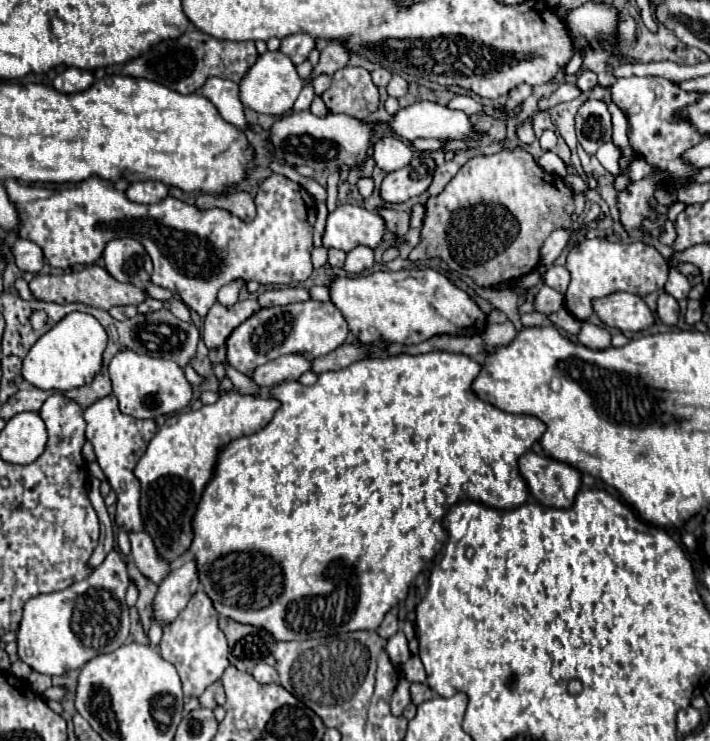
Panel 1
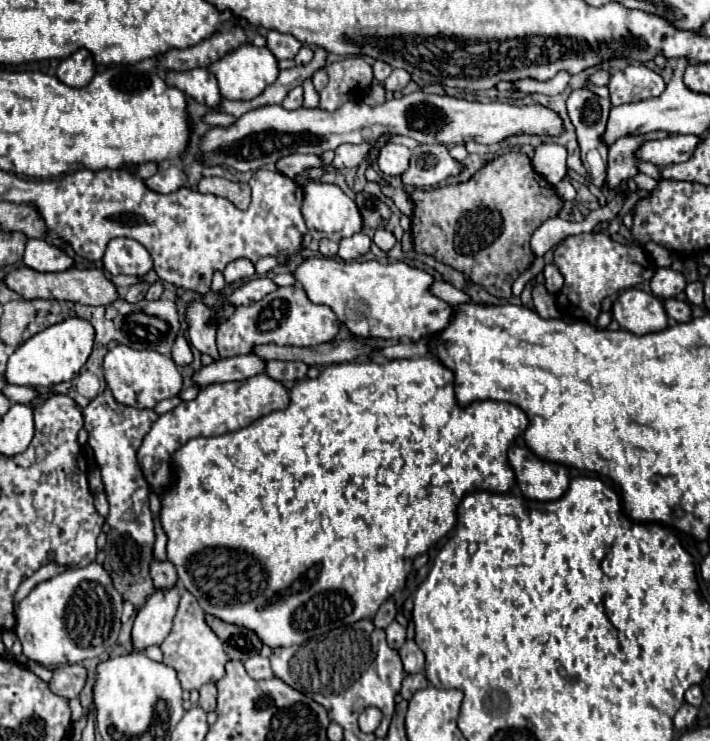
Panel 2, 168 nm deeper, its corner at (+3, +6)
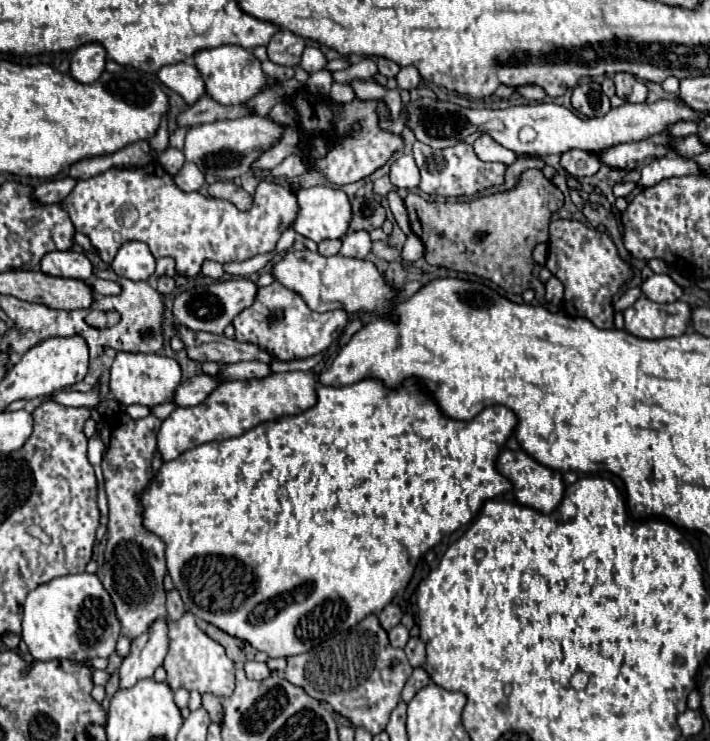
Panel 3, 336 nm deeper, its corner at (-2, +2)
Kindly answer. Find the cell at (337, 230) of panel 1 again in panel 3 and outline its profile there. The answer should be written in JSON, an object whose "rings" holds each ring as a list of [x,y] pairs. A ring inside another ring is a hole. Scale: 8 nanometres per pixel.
{"rings":[[[309,187],[309,189],[295,191],[295,197],[297,197],[299,213],[297,213],[291,227],[299,235],[319,243],[323,239],[341,239],[347,233],[347,227],[349,227],[349,221],[351,221],[351,205],[349,205],[347,195],[341,189],[335,189],[335,187]]]}

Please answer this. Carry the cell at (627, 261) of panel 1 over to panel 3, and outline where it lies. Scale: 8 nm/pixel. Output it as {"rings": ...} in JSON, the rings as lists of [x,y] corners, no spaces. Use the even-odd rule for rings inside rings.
{"rings":[[[553,219],[545,267],[565,285],[561,309],[569,317],[585,317],[599,329],[613,329],[613,297],[629,281],[631,269],[617,255],[617,247],[607,233],[589,229],[575,219]]]}

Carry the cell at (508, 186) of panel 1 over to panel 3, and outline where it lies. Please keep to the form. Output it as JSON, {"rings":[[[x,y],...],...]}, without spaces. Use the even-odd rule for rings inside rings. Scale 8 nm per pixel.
{"rings":[[[527,169],[521,175],[517,187],[511,191],[495,193],[489,197],[479,197],[471,203],[449,203],[449,201],[429,203],[411,191],[405,197],[405,207],[409,213],[411,225],[415,225],[413,233],[425,245],[425,261],[429,265],[473,273],[473,275],[479,275],[483,279],[497,283],[505,291],[523,293],[537,285],[533,277],[535,259],[531,255],[539,243],[545,243],[549,239],[549,221],[551,221],[551,215],[563,207],[563,193],[539,169]]]}

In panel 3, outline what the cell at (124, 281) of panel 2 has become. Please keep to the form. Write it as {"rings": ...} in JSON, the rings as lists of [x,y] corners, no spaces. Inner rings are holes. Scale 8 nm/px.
{"rings":[[[91,279],[91,289],[95,295],[117,295],[121,291],[117,283],[105,279]]]}

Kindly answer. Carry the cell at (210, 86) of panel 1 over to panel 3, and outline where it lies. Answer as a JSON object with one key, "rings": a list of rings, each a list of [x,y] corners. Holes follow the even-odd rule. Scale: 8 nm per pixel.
{"rings":[[[189,63],[165,65],[159,69],[157,77],[171,91],[179,93],[187,105],[195,103],[205,93],[205,83],[195,65],[189,65]]]}

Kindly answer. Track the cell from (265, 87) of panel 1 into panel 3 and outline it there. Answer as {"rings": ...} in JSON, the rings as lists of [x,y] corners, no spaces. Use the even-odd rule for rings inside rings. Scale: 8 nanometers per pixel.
{"rings":[[[221,45],[215,49],[201,49],[195,53],[195,67],[199,69],[203,81],[205,81],[205,93],[219,101],[221,105],[239,105],[253,95],[261,93],[263,87],[269,83],[267,75],[261,71],[261,61],[255,59],[255,55],[239,45]]]}

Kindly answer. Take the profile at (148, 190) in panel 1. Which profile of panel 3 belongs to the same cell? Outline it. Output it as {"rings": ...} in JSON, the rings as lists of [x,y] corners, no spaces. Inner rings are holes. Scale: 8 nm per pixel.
{"rings":[[[185,163],[183,169],[175,175],[175,183],[183,191],[199,191],[203,187],[203,183],[205,183],[205,175],[199,171],[197,165]]]}

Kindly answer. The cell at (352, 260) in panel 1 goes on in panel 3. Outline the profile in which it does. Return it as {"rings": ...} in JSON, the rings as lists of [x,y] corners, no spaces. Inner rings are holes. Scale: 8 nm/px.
{"rings":[[[355,231],[351,235],[343,237],[341,245],[341,255],[345,257],[355,257],[355,259],[365,259],[365,255],[371,251],[371,239],[367,231]]]}

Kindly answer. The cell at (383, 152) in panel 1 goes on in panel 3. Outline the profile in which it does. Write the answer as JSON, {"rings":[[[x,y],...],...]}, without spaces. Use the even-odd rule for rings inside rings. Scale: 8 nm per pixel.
{"rings":[[[401,155],[397,161],[391,165],[391,183],[399,189],[413,189],[419,187],[419,169],[415,165],[415,159],[411,155]]]}

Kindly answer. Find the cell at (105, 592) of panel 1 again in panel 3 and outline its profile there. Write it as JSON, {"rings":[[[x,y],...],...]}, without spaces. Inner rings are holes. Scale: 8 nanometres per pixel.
{"rings":[[[63,575],[39,585],[27,595],[21,637],[37,661],[111,657],[119,639],[119,621],[113,601],[97,575]]]}

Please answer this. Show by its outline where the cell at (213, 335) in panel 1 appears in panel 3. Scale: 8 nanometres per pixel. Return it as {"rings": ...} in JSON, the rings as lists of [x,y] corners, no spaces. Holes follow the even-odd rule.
{"rings":[[[205,261],[203,267],[201,267],[201,273],[207,275],[207,277],[213,277],[213,279],[221,279],[223,277],[223,267],[221,263],[215,263],[215,261]]]}

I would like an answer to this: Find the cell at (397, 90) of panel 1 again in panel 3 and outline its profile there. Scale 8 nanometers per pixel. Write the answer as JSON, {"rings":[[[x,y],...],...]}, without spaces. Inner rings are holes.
{"rings":[[[413,65],[401,67],[401,71],[397,73],[397,85],[399,85],[399,89],[413,89],[419,83],[421,83],[421,75],[419,75],[419,71]]]}

